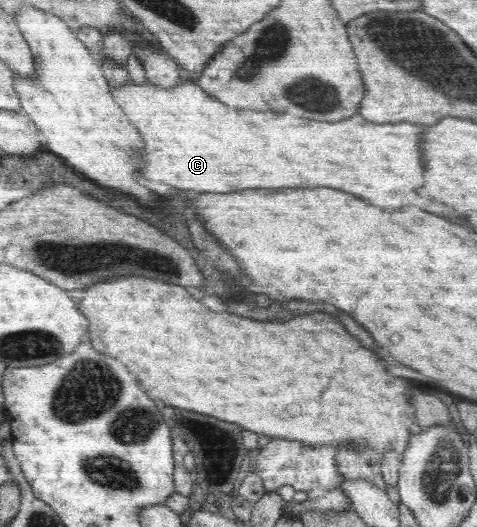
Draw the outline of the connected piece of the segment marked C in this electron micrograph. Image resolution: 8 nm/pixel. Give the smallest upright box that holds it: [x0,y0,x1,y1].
[110,80,441,214]

